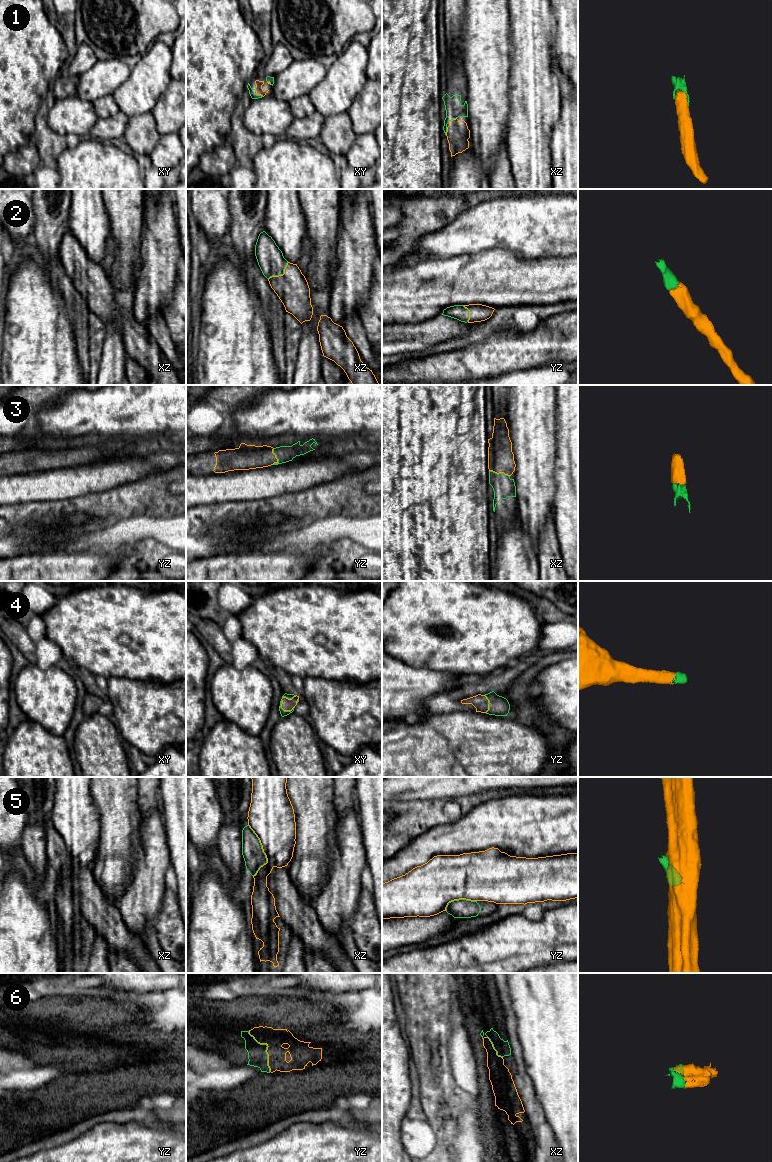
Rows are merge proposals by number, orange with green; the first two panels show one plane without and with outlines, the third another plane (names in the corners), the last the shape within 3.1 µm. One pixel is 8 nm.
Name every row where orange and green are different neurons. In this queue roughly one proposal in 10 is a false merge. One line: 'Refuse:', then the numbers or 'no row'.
Refuse: 5

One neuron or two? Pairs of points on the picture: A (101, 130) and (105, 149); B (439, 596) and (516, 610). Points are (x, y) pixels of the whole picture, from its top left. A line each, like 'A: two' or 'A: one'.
A: two
B: one

